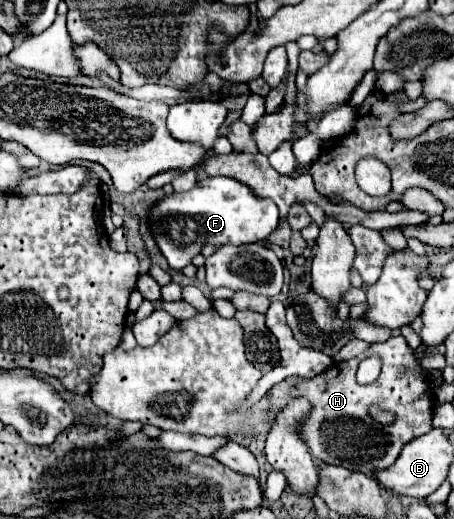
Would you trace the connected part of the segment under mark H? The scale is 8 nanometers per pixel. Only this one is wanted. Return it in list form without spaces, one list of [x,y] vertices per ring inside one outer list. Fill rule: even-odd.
[[[392,336],[386,342],[372,344],[360,356],[354,356],[344,362],[334,362],[320,376],[294,382],[292,378],[276,384],[270,392],[270,418],[276,418],[276,412],[286,406],[288,396],[304,396],[312,402],[314,410],[308,422],[302,426],[302,436],[308,442],[310,452],[316,460],[322,460],[332,466],[344,466],[348,470],[364,472],[376,476],[376,472],[390,468],[400,456],[404,444],[430,432],[432,416],[436,408],[432,384],[424,378],[420,360],[416,358],[412,346],[402,336]],[[378,354],[382,358],[382,372],[372,384],[358,384],[356,370],[364,358]],[[406,366],[404,374],[398,374],[398,368]],[[370,406],[380,406],[394,414],[394,422],[380,424],[370,416]]]

